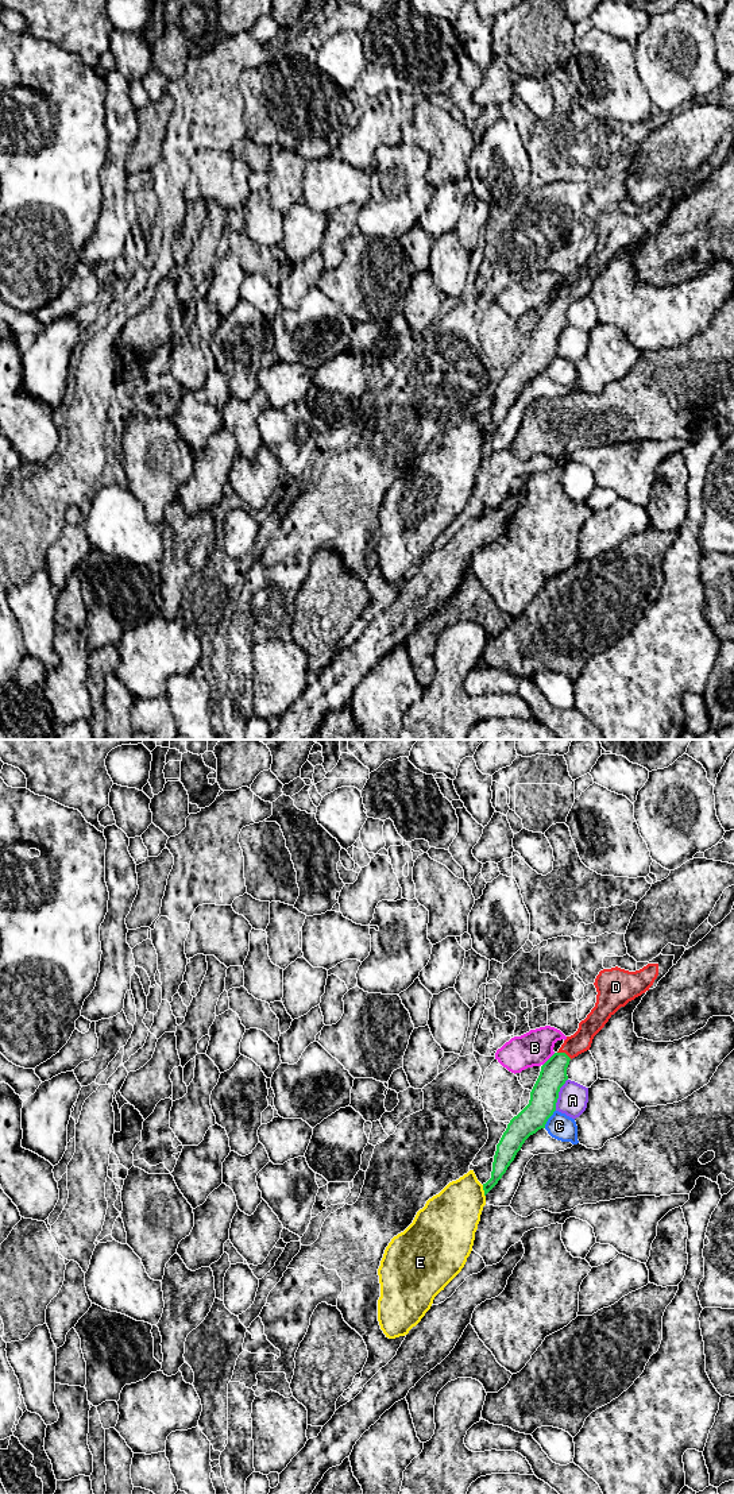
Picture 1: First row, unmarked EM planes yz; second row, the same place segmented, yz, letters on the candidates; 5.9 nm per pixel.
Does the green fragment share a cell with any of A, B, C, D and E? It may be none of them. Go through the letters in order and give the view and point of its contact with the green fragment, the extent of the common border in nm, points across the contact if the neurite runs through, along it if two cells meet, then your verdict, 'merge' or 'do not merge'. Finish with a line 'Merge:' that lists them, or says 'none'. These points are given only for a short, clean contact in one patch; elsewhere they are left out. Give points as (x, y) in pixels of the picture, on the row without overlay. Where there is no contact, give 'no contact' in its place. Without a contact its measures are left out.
A: yz (557, 339) | 200 nm | along yz (567, 323), (560, 332), (555, 354) | do not merge
B: yz (548, 304) | 110 nm | along yz (555, 297), (543, 309) | do not merge
C: yz (548, 362) | 130 nm | do not merge
D: yz (564, 297) | 100 nm | across yz (553, 317), (564, 297), (580, 285) | merge
E: yz (483, 433) | 70 nm | do not merge
Merge: D

